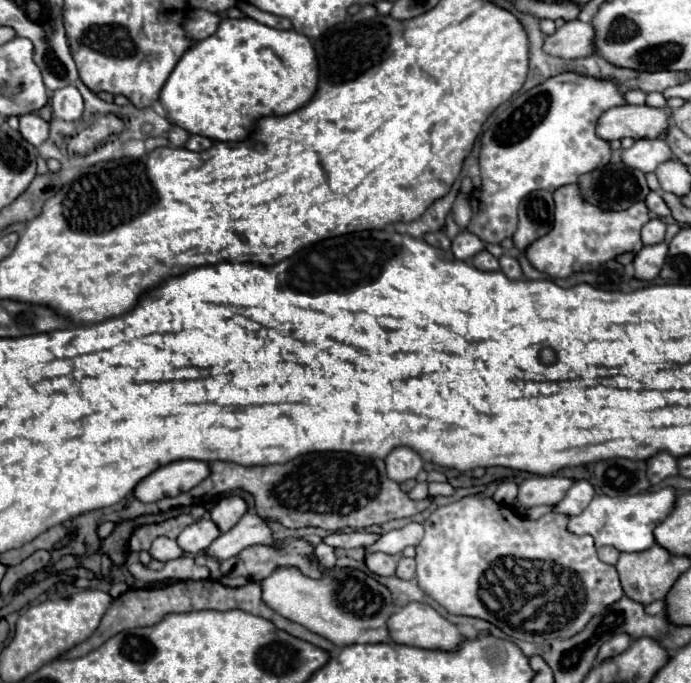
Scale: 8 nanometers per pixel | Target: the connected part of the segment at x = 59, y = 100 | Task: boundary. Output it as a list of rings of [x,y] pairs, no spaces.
[[[65,86],[53,92],[51,98],[53,116],[59,120],[79,120],[83,114],[83,98],[75,86]]]

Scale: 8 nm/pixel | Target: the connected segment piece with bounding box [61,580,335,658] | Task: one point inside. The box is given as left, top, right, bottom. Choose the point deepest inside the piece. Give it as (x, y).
(145, 607)

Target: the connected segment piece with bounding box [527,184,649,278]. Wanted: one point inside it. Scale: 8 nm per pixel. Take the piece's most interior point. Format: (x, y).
(583, 236)

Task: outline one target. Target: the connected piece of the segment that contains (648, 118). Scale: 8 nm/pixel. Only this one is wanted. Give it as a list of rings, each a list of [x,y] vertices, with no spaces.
[[[615,106],[605,110],[597,120],[597,136],[601,140],[621,140],[631,136],[641,138],[659,138],[667,130],[667,112],[651,106]]]

